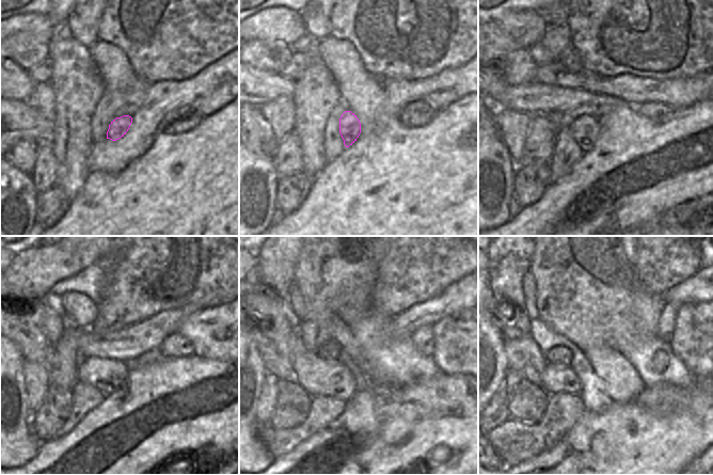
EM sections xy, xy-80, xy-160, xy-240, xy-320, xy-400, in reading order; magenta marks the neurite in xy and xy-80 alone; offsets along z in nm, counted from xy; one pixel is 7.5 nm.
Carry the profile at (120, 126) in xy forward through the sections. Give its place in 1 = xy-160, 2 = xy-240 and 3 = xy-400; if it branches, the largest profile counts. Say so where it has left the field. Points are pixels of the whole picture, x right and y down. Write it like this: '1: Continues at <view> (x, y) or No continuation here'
1: Continues at xy-160 (585, 129)
2: Continues at xy-240 (108, 375)
3: Continues at xy-400 (556, 378)

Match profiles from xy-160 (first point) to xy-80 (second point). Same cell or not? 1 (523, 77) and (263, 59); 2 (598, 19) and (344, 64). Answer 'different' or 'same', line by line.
1: same
2: different

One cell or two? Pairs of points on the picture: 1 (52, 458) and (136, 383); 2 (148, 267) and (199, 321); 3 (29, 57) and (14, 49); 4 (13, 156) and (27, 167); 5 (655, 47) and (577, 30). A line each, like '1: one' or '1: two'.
1: one
2: two
3: one
4: one
5: one

